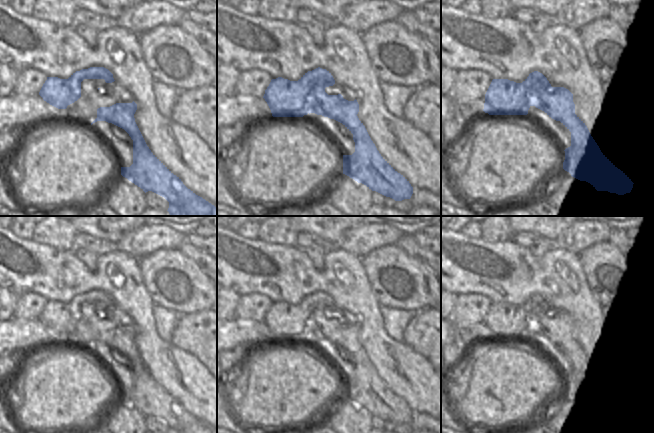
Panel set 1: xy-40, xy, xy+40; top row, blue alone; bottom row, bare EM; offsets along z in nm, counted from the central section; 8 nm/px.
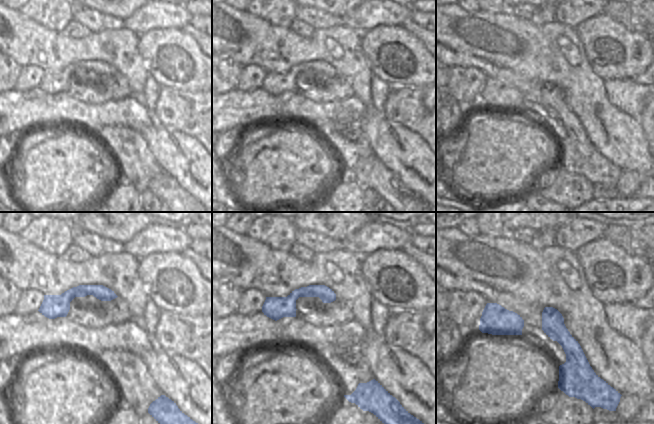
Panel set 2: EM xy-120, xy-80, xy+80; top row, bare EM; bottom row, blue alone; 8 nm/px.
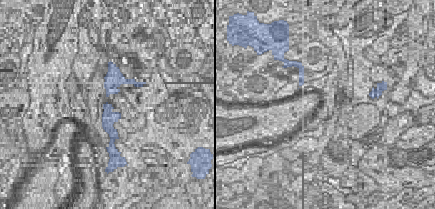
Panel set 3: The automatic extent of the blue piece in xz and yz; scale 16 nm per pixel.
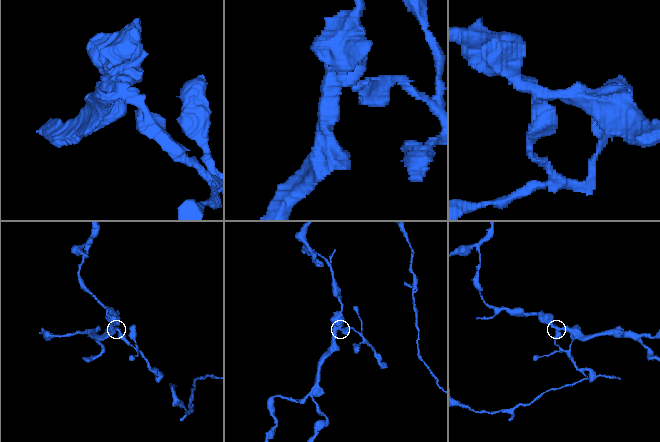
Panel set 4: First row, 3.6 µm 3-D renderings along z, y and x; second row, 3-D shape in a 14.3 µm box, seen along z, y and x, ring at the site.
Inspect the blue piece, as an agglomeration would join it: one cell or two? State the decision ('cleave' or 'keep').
keep

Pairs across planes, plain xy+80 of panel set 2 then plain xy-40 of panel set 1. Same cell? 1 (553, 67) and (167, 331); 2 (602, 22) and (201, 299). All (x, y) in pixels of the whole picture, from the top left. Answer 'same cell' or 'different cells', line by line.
1: different cells
2: same cell

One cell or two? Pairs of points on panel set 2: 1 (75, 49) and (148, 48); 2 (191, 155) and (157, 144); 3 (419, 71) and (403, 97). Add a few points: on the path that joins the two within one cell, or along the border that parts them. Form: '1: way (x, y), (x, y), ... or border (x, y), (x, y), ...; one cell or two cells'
1: border (139, 35), (138, 53), (147, 70); two cells
2: way (183, 155), (179, 155), (165, 144); one cell
3: border (425, 84), (422, 86), (392, 87); two cells

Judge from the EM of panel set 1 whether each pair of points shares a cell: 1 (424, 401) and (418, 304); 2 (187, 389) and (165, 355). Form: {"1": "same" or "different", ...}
{"1": "different", "2": "same"}

